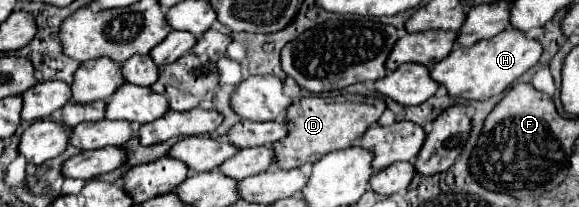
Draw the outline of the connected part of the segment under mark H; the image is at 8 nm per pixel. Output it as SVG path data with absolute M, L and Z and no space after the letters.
M506 28L494 38L480 40L470 48L458 46L444 60L436 62L430 70L432 80L446 88L450 98L462 100L486 100L490 96L502 94L510 84L514 84L530 66L534 66L542 56L542 46L536 40L528 40L516 28Z

